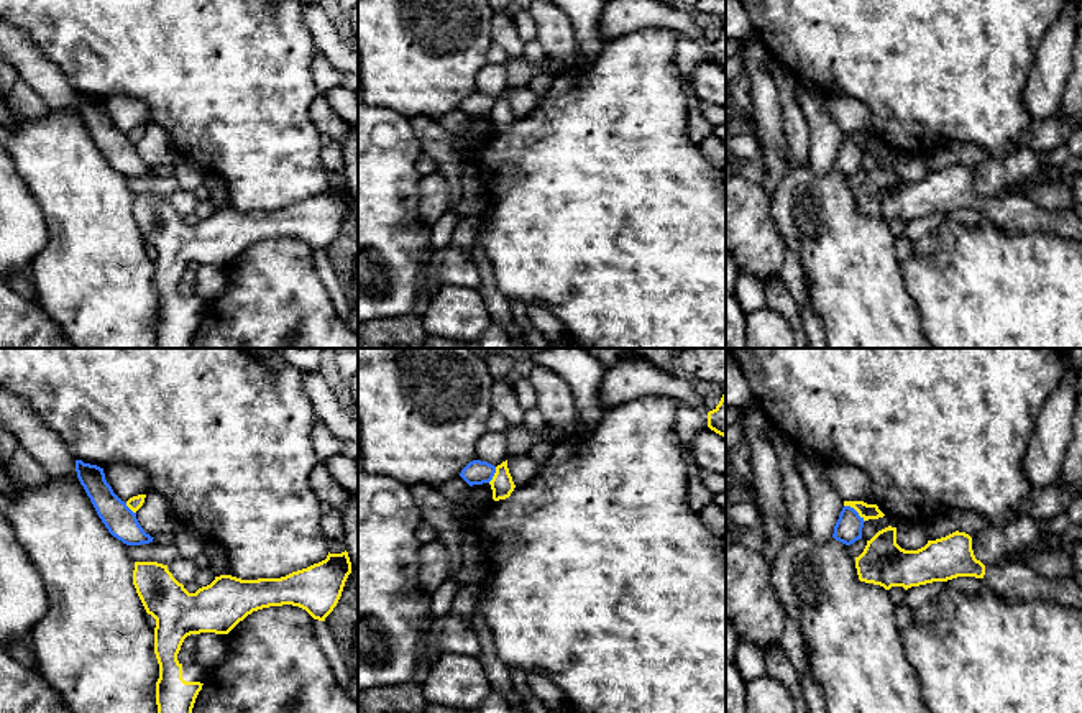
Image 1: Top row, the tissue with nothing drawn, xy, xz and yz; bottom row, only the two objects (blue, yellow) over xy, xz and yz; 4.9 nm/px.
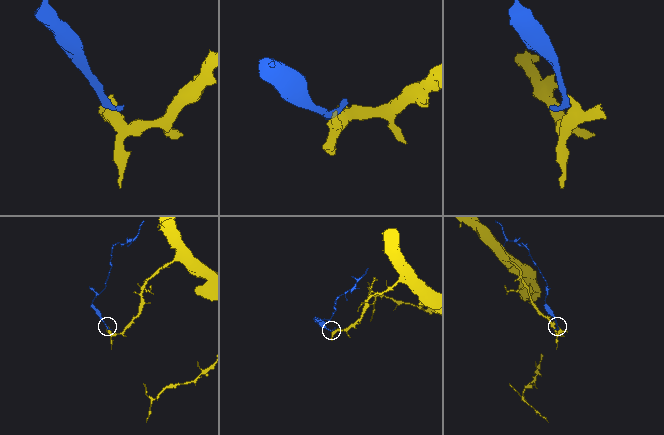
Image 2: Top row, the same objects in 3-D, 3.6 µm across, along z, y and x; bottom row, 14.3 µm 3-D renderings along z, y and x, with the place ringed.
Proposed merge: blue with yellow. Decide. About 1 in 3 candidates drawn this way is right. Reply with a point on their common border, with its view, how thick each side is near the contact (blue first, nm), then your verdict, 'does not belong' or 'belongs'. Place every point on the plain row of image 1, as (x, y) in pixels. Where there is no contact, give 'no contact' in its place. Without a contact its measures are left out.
yz (856, 143) | 140/80 nm | does not belong

